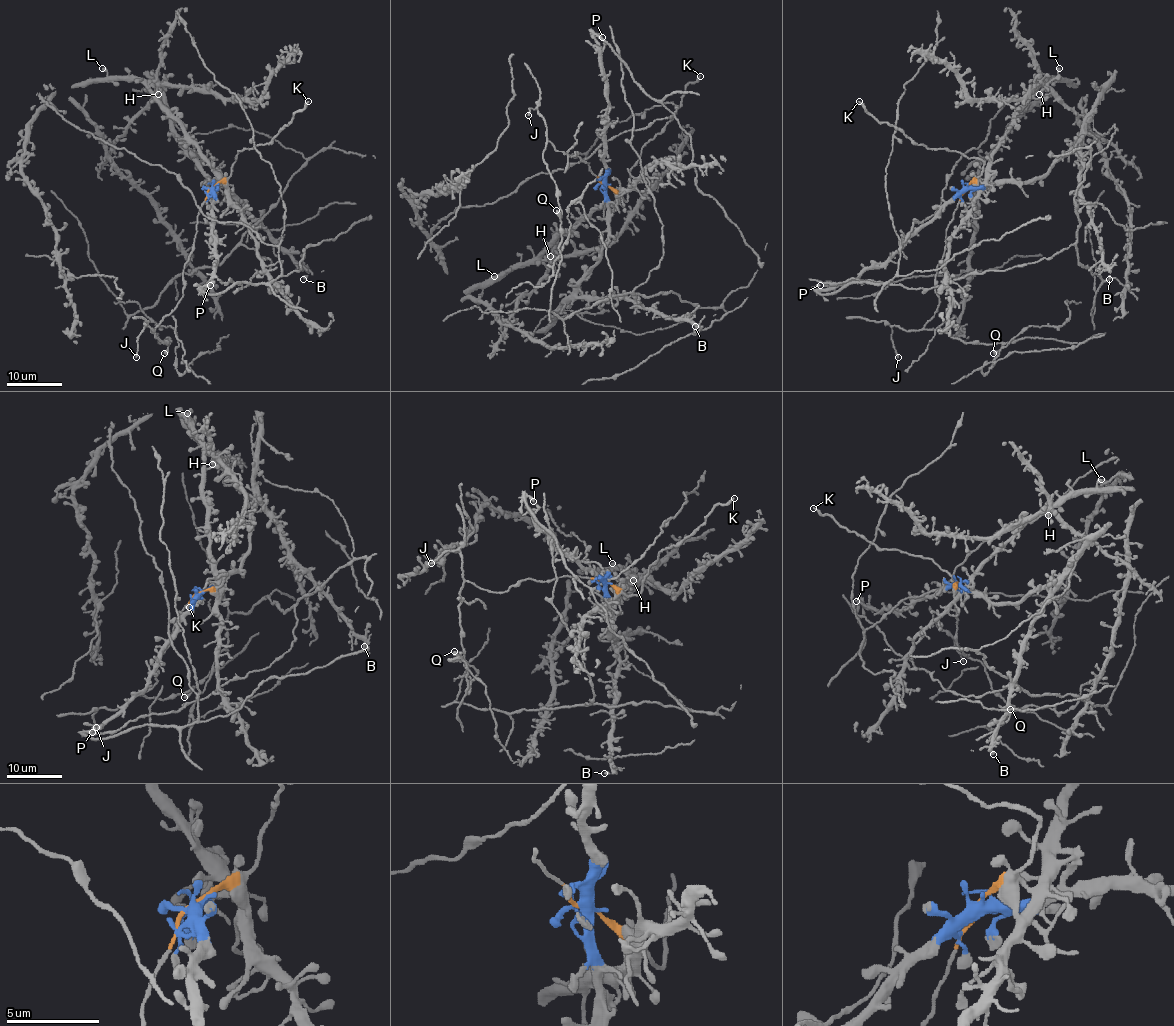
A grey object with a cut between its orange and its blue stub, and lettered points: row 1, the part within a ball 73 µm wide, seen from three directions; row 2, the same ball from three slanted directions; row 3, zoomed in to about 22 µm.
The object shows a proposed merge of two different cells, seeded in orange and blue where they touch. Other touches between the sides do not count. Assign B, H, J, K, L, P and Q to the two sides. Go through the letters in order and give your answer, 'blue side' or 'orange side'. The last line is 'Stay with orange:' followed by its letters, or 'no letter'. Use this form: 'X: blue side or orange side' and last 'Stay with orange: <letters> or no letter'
B: blue side
H: blue side
J: orange side
K: orange side
L: blue side
P: blue side
Q: orange side
Stay with orange: J, K, Q

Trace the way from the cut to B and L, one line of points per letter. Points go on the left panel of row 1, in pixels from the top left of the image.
B: (213, 187), (215, 182), (187, 153), (199, 154), (207, 162), (220, 176), (221, 183), (309, 273), (303, 279)
L: (213, 187), (221, 182), (221, 176), (181, 123), (140, 82), (113, 79), (102, 68)

